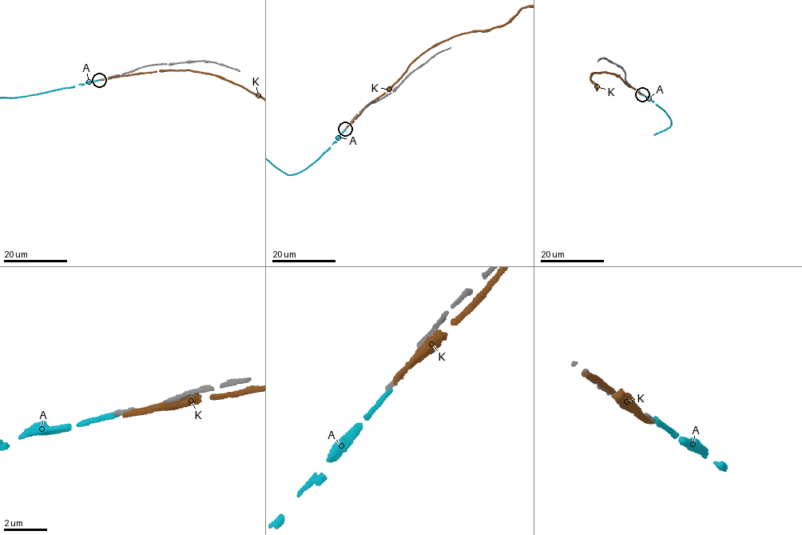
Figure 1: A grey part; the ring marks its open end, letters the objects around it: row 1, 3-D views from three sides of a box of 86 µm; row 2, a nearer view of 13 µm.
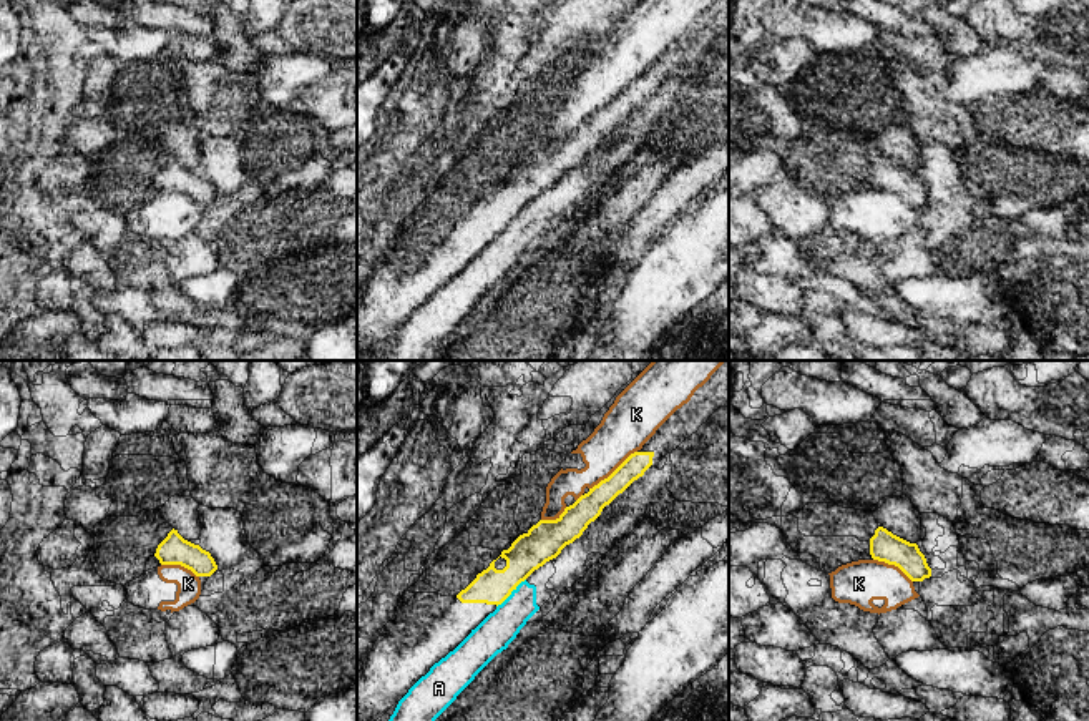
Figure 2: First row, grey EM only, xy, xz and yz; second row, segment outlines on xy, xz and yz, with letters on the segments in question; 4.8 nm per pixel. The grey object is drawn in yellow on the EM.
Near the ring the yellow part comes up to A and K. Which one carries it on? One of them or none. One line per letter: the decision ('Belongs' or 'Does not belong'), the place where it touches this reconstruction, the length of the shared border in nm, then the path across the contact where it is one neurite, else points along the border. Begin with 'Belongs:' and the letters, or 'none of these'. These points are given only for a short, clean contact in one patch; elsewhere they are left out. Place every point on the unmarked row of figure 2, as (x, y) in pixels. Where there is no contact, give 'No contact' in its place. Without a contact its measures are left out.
Belongs: none of these
A: Does not belong. Touches yellow at xz (510, 221). Shared border 200 nm. Boundary: xz (525, 206), (497, 235)
K: Does not belong. Touches yellow at xz (615, 98). Shared border 300 nm. Boundary: xz (636, 78), (590, 117)

